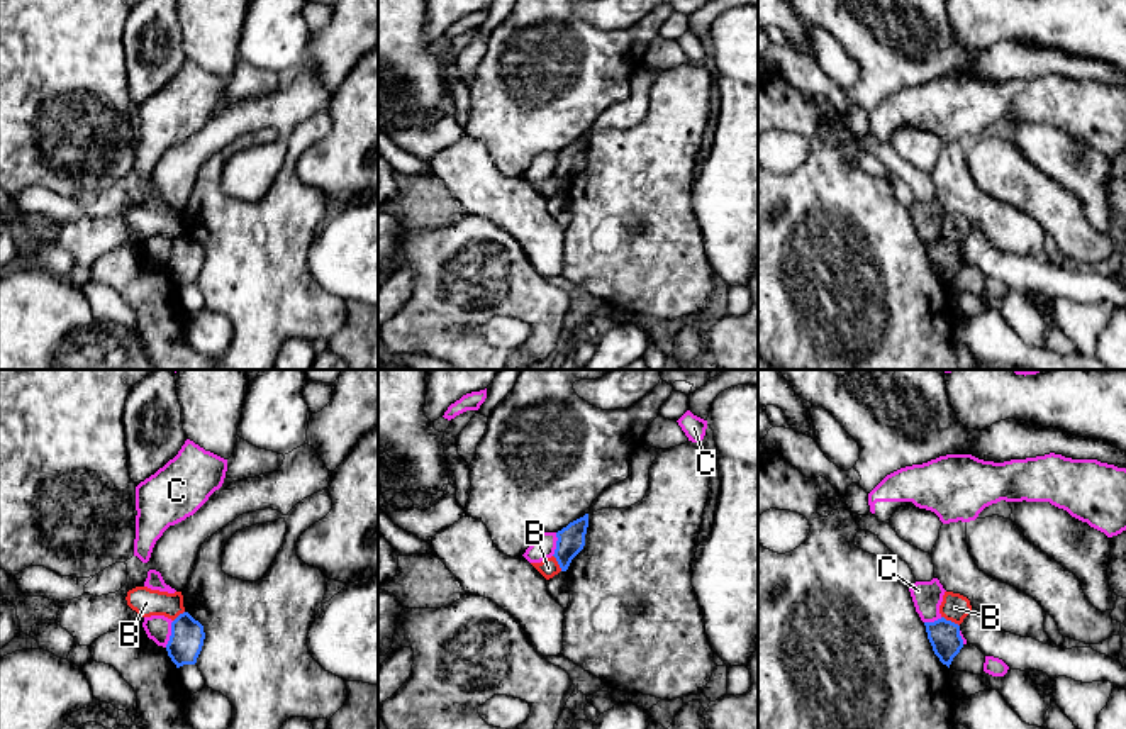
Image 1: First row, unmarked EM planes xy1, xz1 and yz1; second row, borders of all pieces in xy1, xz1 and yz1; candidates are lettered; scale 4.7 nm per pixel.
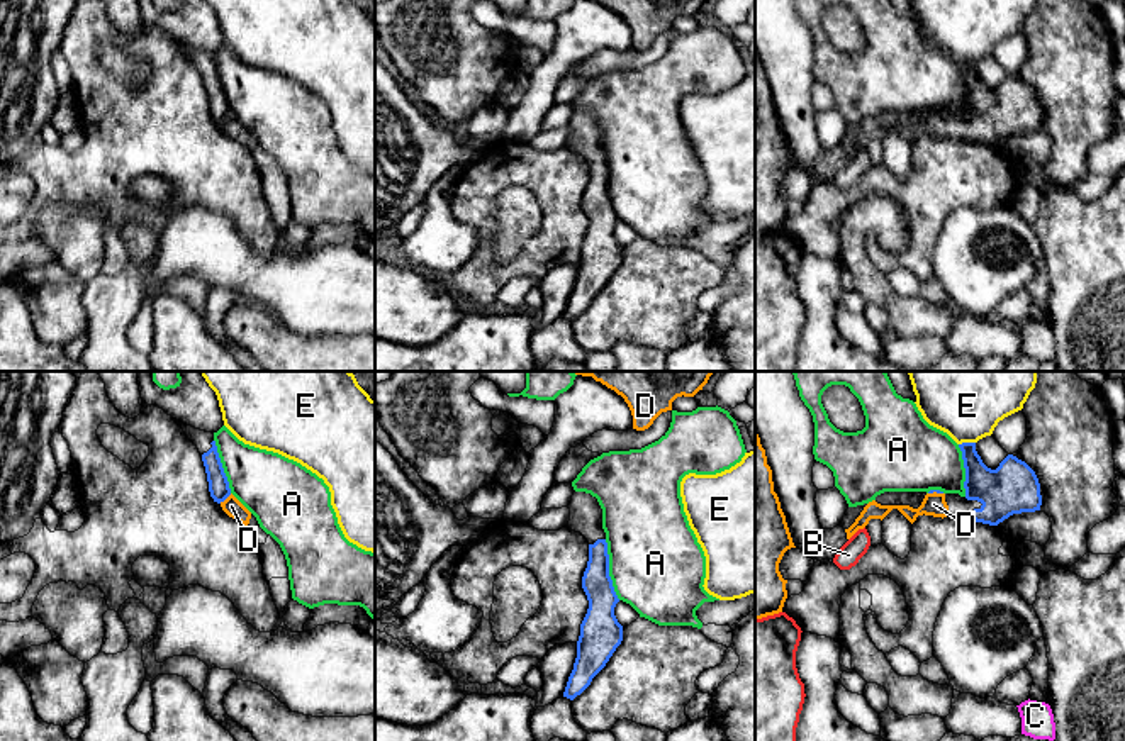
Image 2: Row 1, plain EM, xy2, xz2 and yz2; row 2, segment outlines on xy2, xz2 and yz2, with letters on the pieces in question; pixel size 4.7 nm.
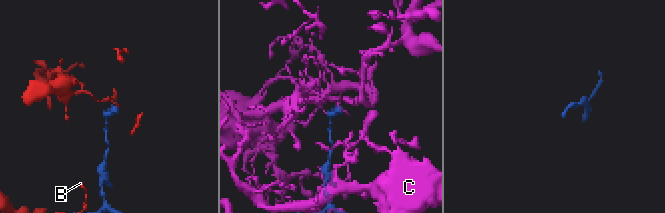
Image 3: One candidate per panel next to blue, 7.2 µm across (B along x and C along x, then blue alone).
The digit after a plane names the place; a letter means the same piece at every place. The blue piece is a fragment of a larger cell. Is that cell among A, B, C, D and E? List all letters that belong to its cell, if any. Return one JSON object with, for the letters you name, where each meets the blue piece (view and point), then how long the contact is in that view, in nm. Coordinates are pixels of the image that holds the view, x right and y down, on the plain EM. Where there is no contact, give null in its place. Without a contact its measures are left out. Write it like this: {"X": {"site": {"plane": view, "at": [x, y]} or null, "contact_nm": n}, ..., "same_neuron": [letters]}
{"D": {"site": {"plane": "xy2", "at": [224, 119]}, "contact_nm": 80}, "same_neuron": ["D"]}

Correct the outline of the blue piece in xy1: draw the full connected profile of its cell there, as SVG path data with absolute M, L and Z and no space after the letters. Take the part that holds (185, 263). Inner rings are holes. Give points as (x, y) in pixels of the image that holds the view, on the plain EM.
M188 232L171 242L171 256L166 264L168 276L176 285L195 285L205 259L203 246Z

